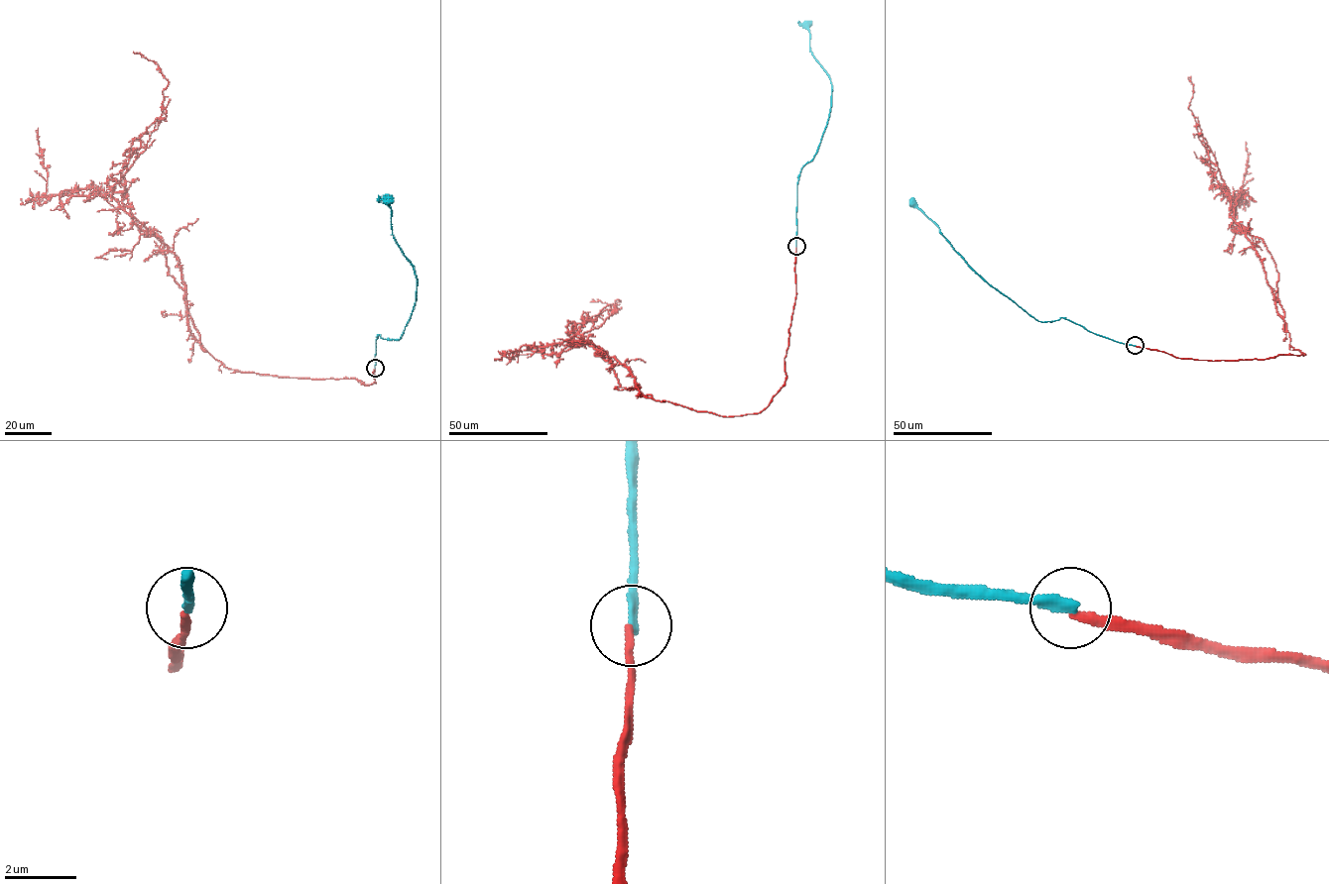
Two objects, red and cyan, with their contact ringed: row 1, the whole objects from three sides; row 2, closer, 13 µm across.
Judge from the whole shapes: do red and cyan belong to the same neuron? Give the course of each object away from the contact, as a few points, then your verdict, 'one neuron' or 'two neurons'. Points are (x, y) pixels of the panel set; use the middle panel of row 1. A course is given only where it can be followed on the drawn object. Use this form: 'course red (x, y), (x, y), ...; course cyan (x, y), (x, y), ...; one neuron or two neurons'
course red (796, 246), (785, 385), (759, 412), (723, 416), (647, 397), (624, 364), (582, 340), (620, 300), (590, 302); course cyan (796, 246), (797, 179), (820, 144), (832, 89), (829, 75), (810, 52), (808, 24); two neurons

